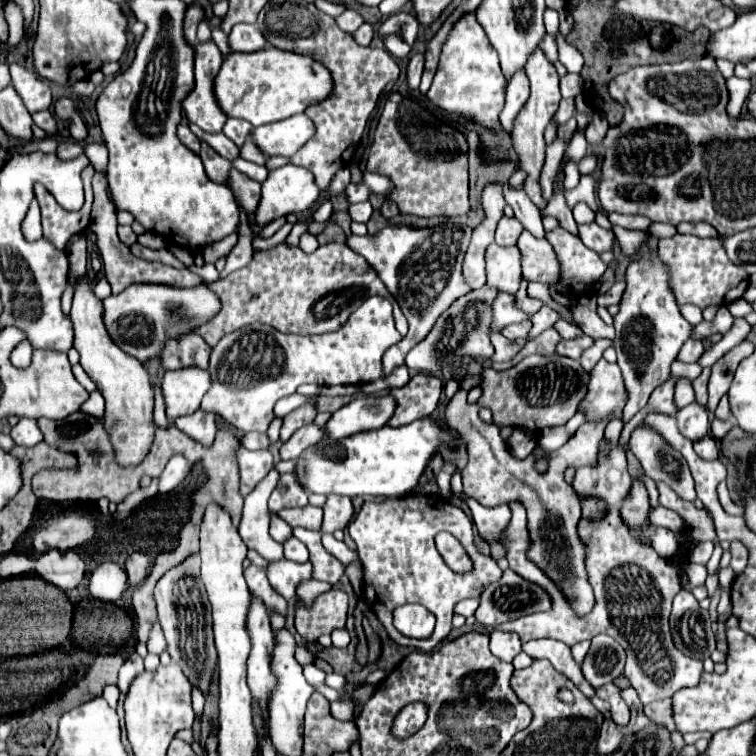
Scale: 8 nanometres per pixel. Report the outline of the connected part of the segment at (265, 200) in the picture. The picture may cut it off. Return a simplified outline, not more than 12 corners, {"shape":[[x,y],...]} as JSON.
{"shape":[[305,167],[269,171],[253,213],[257,229],[311,209],[321,191]]}

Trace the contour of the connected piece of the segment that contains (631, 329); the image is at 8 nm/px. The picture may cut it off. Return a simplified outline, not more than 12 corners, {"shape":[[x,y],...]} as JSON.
{"shape":[[631,261],[615,315],[629,401],[623,423],[667,379],[691,337],[667,267]]}

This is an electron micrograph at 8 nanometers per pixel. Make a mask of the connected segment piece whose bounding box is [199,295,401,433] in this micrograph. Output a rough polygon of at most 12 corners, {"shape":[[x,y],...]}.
{"shape":[[369,297],[343,327],[261,323],[211,351],[203,411],[265,433],[303,383],[381,379],[401,341]]}

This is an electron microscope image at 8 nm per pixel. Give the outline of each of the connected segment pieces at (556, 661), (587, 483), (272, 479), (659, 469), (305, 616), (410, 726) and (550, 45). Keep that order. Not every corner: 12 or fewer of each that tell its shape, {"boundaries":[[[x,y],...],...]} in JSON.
{"boundaries":[[[555,639],[523,643],[523,651],[533,659],[547,659],[575,687],[595,697],[569,645]],[[601,441],[599,465],[577,469],[583,499],[619,507],[631,489],[621,447]],[[269,471],[245,497],[239,535],[267,561],[283,557],[271,539],[267,499],[279,481]],[[639,425],[631,453],[653,481],[695,501],[687,461],[655,431]],[[333,587],[295,601],[295,629],[317,641],[345,629],[349,597]],[[409,703],[395,715],[391,735],[407,739],[427,721],[425,703]],[[546,33],[539,46],[551,63],[558,60],[555,38]]]}

